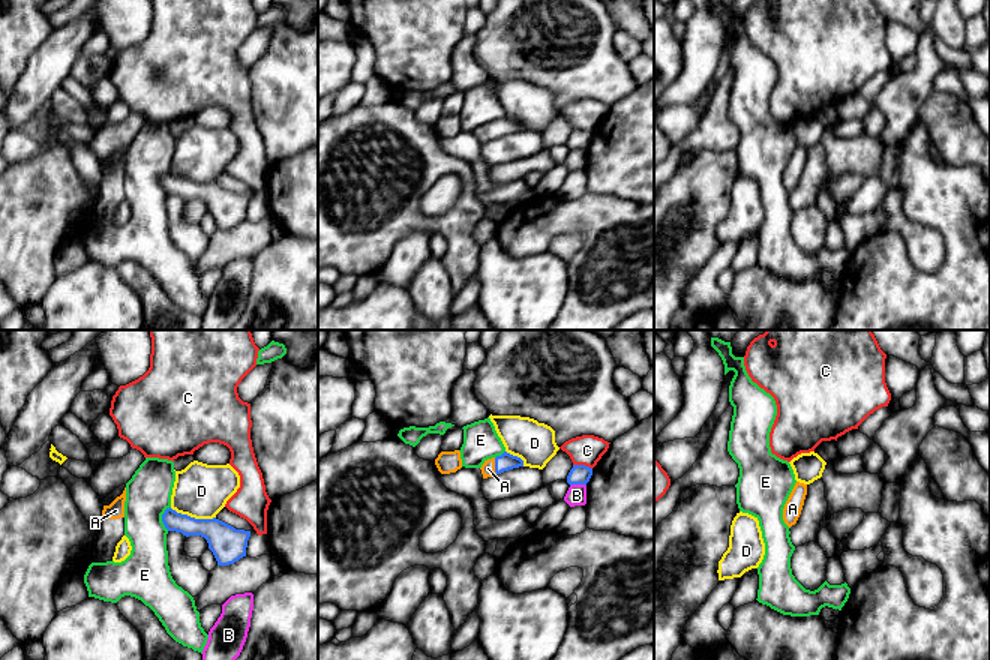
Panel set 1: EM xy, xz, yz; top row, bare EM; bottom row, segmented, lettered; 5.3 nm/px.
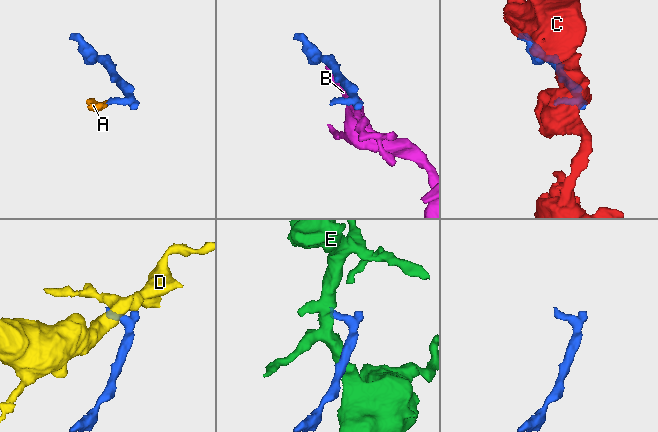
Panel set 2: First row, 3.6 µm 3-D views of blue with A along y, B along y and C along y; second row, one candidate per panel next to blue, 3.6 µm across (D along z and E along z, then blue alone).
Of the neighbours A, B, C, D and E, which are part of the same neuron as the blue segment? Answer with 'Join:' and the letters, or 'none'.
Join: A

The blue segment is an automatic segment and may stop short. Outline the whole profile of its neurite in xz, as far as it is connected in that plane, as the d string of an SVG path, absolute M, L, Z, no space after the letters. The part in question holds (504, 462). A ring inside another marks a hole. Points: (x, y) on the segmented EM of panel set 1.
M504 452L501 456L484 460L482 465L483 478L492 477L495 474L501 474L504 471L524 466L524 460L518 456L513 456Z

